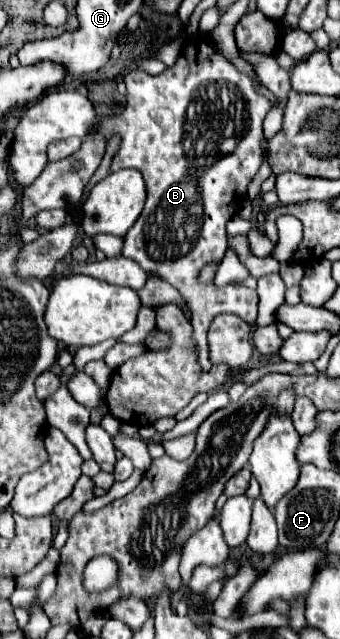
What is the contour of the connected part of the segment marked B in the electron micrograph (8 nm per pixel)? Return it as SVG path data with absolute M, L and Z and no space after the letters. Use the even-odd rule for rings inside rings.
M195 36L195 44L187 44L183 54L177 58L175 66L173 68L167 68L165 72L153 76L153 74L147 74L143 70L131 70L127 76L125 76L125 84L127 84L127 106L121 110L121 112L115 112L111 114L109 118L105 118L99 126L99 132L109 138L113 132L121 134L121 148L117 152L117 156L113 158L111 162L111 170L119 170L119 168L137 168L143 178L145 178L145 184L147 184L147 202L145 202L145 208L141 212L141 216L137 218L135 226L131 226L131 230L123 236L123 250L121 254L127 256L127 258L133 258L141 268L145 268L149 274L157 274L159 278L167 280L171 286L175 286L181 296L185 298L185 302L189 304L191 312L193 312L193 320L191 320L191 326L193 326L193 342L195 342L195 350L197 350L197 362L199 366L203 366L203 370L211 370L211 362L205 360L205 352L207 352L207 330L209 330L209 324L213 322L213 318L217 314L235 314L239 318L243 318L247 324L255 324L255 318L257 318L257 294L255 290L247 290L243 286L225 286L223 290L215 288L215 286L199 286L197 284L197 272L201 270L201 266L209 260L221 260L227 252L227 230L225 230L225 224L231 220L231 216L241 208L241 204L245 202L245 196L247 196L247 186L249 182L253 180L255 172L259 170L261 162L263 162L263 150L261 150L261 140L263 140L263 118L265 114L269 112L271 104L267 98L259 96L255 90L253 90L253 82L251 78L247 78L245 74L237 72L235 66L231 62L227 62L213 46L207 38L201 38L201 36Z

